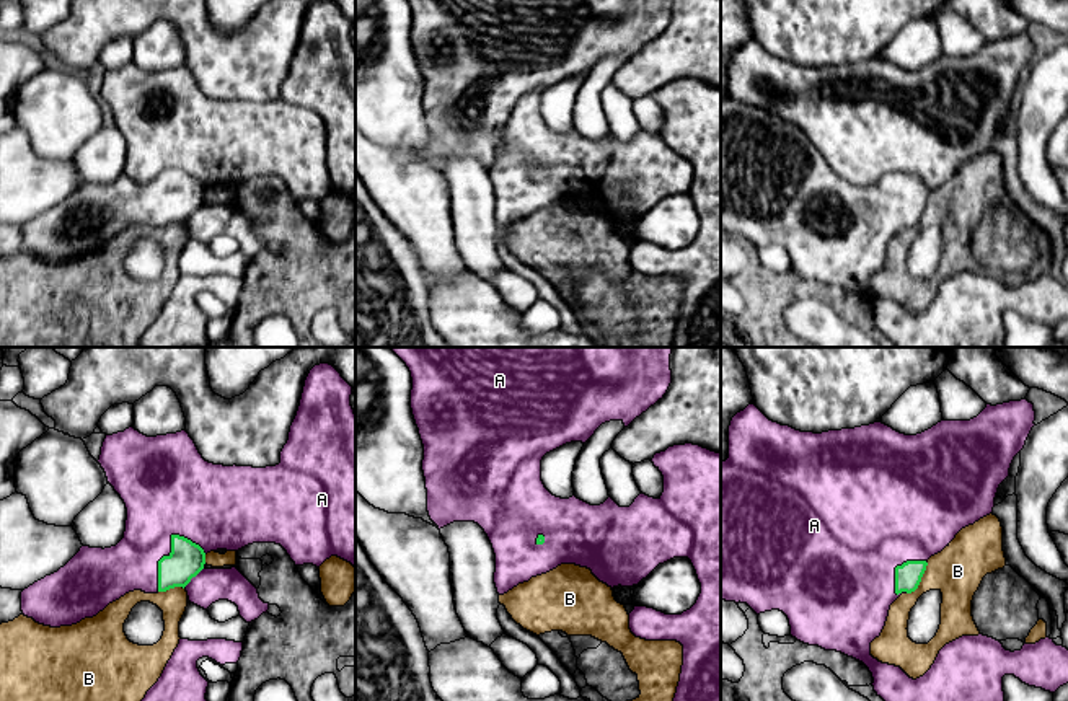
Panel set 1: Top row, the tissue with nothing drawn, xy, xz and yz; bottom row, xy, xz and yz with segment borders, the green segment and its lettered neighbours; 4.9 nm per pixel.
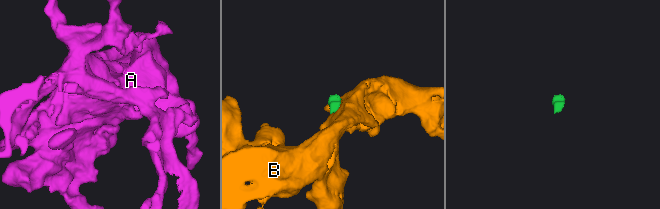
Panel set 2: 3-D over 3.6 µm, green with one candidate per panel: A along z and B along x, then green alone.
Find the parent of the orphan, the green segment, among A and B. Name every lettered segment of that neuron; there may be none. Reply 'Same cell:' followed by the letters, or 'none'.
Same cell: A

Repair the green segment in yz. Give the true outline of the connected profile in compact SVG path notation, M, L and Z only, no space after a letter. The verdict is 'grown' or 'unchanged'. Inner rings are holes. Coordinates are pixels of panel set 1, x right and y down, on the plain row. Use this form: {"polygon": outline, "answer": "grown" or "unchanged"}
{"polygon": "M1021 34L996 41L986 39L986 42L970 55L941 55L931 64L916 70L900 68L882 57L874 57L854 64L814 68L801 67L789 60L773 57L755 39L748 39L730 55L729 93L721 98L721 235L747 238L757 249L779 245L788 251L791 271L797 276L809 280L819 280L825 285L836 285L863 297L872 308L874 326L895 347L1003 347L1004 310L1014 310L1029 321L1055 328L1060 321L1068 318L1068 284L1057 280L1050 272L1040 274L1035 279L1024 277L1021 285L1011 287L993 272L983 269L962 271L946 279L939 285L931 303L916 315L910 313L900 302L882 298L871 290L871 277L880 271L889 251L890 240L902 228L911 228L918 223L926 205L928 194L949 181L949 178L962 163L973 160L993 147L998 122L1009 111L1011 98L1014 91L1024 83L1026 75L1035 60L1034 55L1034 39L1027 34Z", "answer": "grown"}

